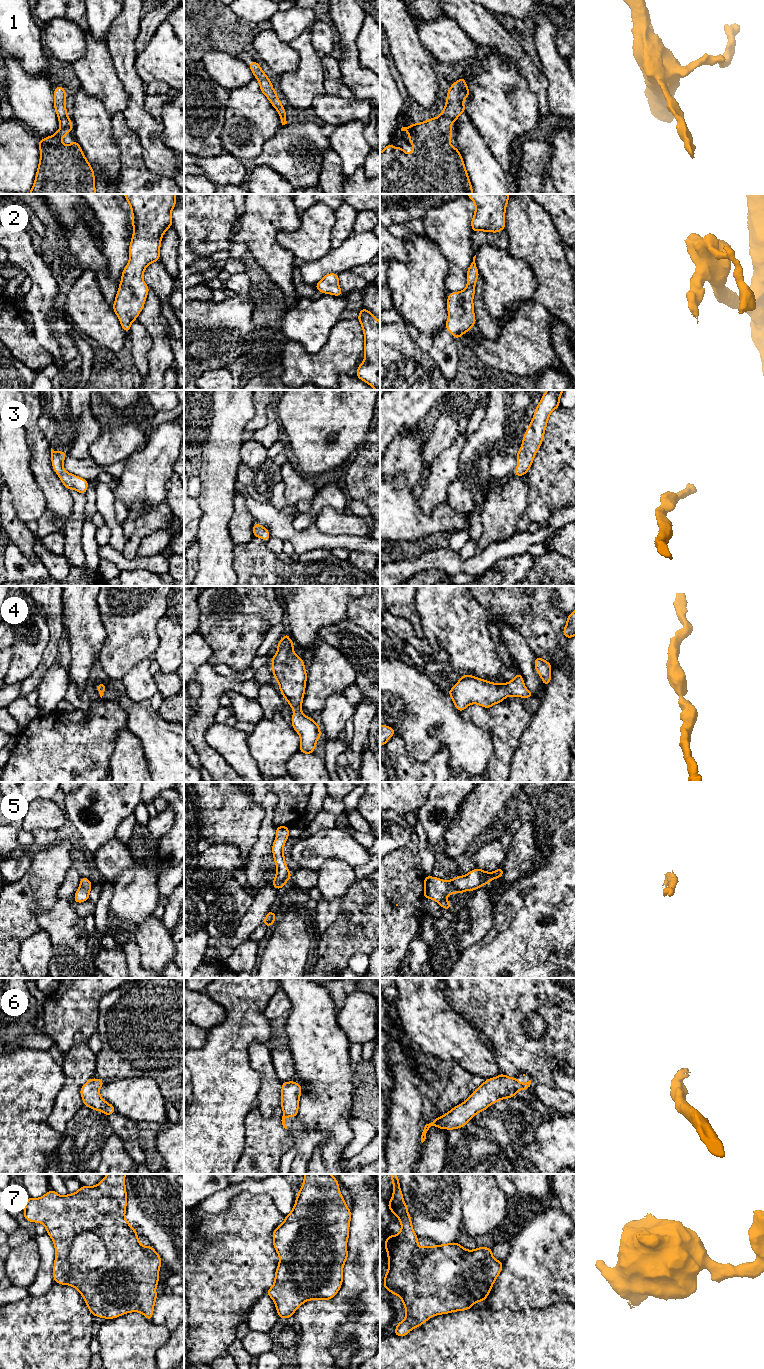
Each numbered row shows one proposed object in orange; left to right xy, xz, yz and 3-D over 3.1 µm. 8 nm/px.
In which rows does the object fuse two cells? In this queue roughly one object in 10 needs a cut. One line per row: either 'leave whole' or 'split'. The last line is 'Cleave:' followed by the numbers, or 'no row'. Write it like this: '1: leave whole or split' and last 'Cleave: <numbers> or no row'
1: leave whole
2: leave whole
3: leave whole
4: leave whole
5: leave whole
6: leave whole
7: leave whole
Cleave: no row

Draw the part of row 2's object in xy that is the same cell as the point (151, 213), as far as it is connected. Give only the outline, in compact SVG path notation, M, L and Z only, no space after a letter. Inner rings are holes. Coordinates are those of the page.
M124 194L133 218L133 235L129 246L129 263L121 275L121 282L113 304L125 332L143 309L150 288L143 280L145 269L160 259L161 239L172 226L172 210L176 194Z

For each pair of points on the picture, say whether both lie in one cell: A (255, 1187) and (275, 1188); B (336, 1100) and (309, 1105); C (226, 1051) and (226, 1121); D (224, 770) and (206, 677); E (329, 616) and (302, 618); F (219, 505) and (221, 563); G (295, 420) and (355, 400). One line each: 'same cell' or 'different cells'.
A: same cell
B: same cell
C: same cell
D: same cell
E: same cell
F: same cell
G: same cell

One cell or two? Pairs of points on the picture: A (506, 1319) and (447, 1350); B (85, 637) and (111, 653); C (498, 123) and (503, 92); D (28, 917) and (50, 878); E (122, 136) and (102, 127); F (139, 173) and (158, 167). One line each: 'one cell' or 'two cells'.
A: one cell
B: two cells
C: one cell
D: one cell
E: two cells
F: two cells

